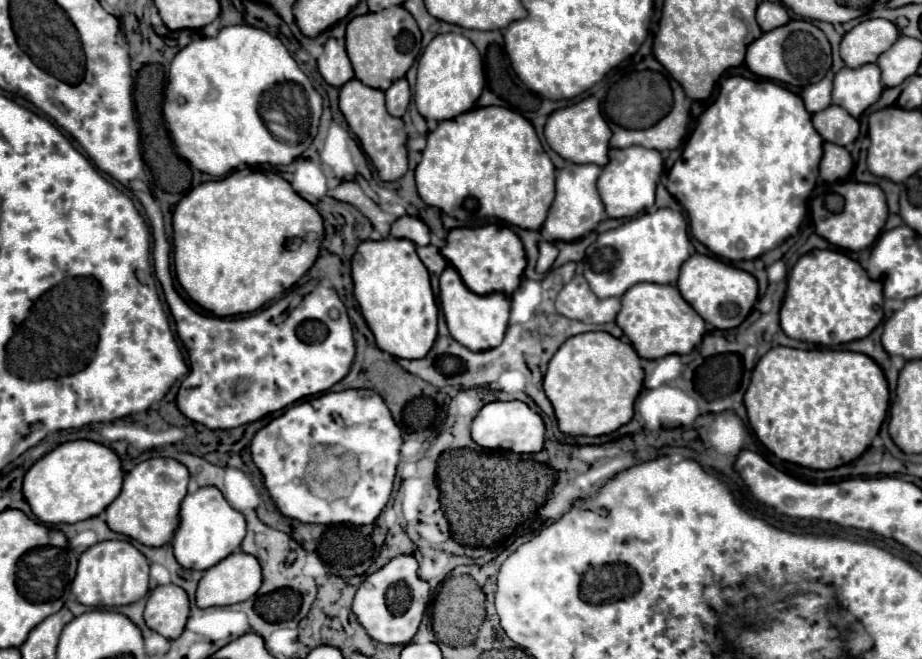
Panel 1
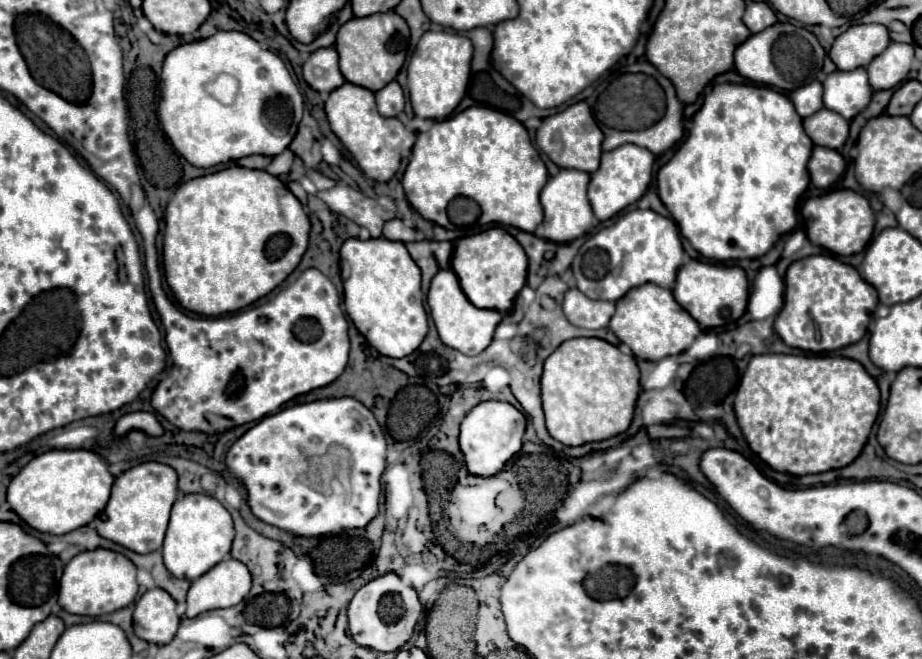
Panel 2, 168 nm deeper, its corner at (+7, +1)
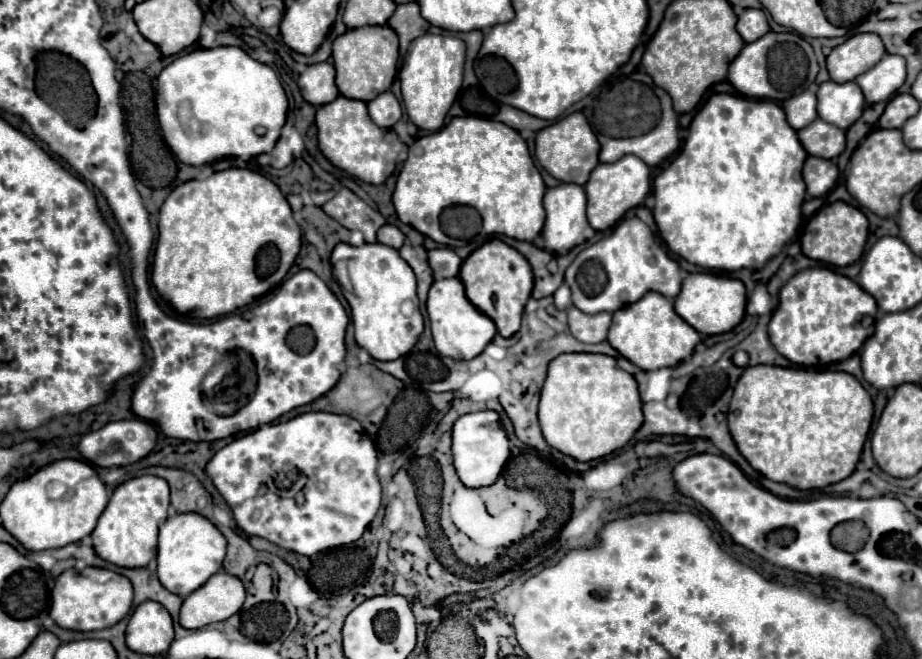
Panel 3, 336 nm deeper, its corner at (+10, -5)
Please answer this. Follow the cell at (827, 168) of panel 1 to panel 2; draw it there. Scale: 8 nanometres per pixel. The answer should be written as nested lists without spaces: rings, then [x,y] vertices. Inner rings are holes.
[[[814,147],[812,157],[808,161],[808,173],[814,187],[828,189],[832,187],[844,173],[846,163],[842,155],[828,147]]]

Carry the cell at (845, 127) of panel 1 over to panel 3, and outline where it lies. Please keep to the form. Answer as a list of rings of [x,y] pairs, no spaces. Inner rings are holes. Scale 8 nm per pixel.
[[[815,119],[807,129],[797,131],[799,141],[809,155],[835,159],[845,149],[845,131],[823,119]]]

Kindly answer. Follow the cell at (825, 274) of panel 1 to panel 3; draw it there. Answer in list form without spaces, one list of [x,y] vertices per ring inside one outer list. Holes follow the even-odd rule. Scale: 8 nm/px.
[[[811,267],[793,275],[779,291],[779,305],[769,323],[775,349],[797,365],[827,365],[857,353],[875,329],[877,305],[855,281],[827,267]]]

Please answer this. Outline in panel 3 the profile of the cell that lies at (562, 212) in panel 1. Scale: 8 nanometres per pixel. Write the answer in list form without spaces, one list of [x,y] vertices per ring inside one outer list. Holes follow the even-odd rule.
[[[561,183],[557,187],[551,187],[545,191],[543,197],[543,207],[547,213],[543,231],[541,231],[541,239],[543,239],[543,247],[555,255],[565,255],[569,253],[575,245],[584,243],[583,229],[587,227],[587,217],[585,217],[585,189],[581,185],[575,183]]]

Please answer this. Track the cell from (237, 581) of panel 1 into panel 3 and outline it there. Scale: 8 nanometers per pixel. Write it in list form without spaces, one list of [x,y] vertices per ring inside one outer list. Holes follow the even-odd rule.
[[[219,571],[205,585],[185,597],[179,623],[185,629],[199,629],[235,615],[245,601],[245,587],[239,577]]]

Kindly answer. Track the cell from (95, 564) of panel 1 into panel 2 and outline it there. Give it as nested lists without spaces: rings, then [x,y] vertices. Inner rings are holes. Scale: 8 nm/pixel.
[[[94,549],[78,553],[66,567],[60,579],[58,589],[58,605],[74,615],[100,617],[134,603],[138,593],[136,567],[122,553],[108,549]]]

